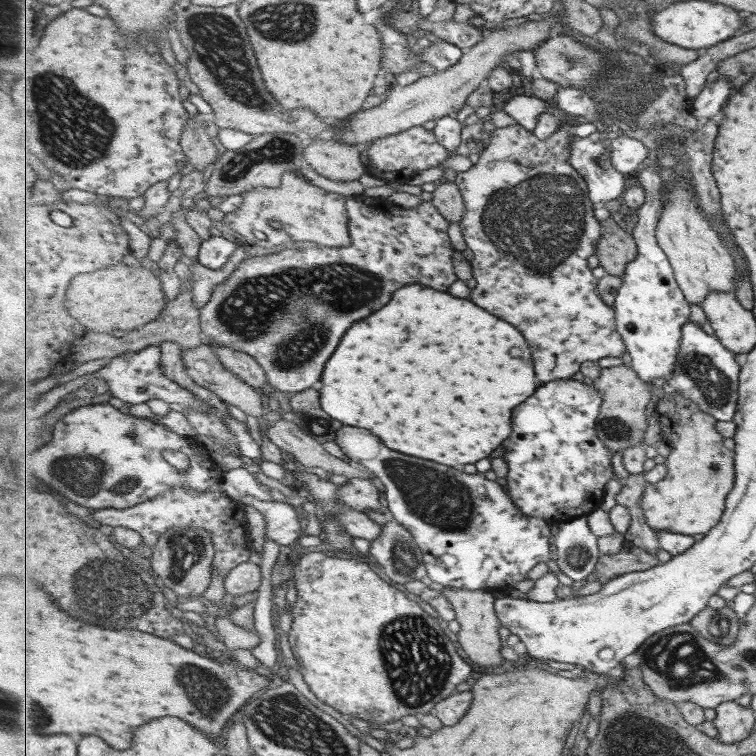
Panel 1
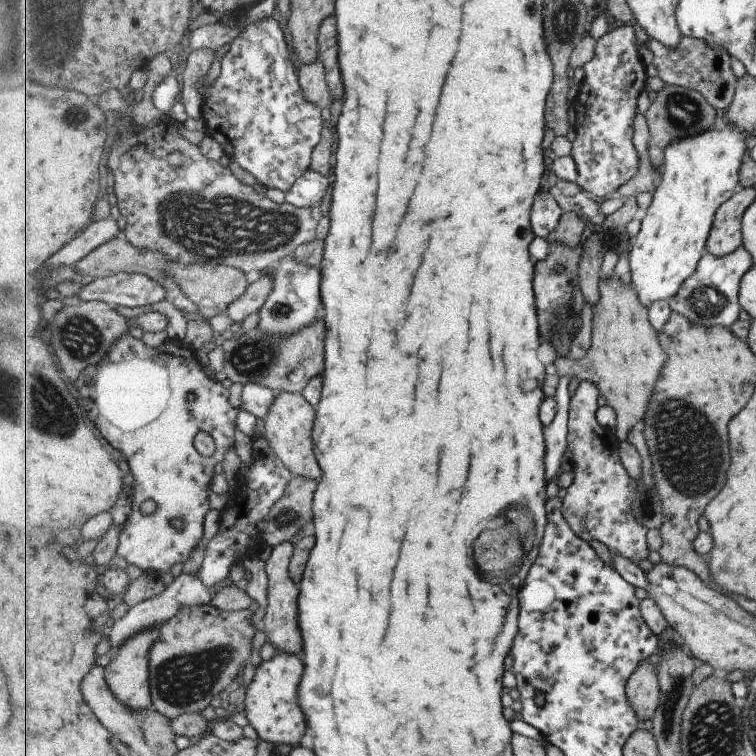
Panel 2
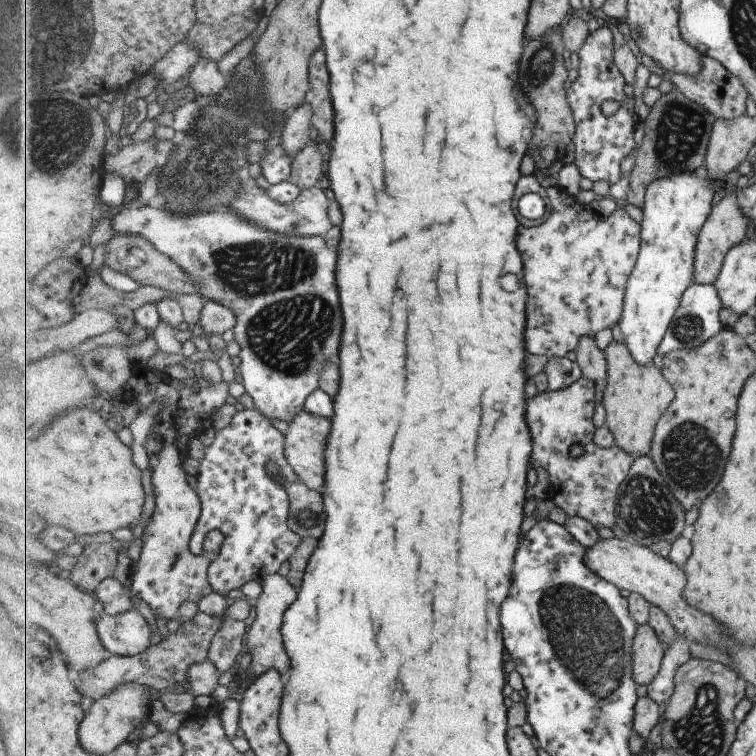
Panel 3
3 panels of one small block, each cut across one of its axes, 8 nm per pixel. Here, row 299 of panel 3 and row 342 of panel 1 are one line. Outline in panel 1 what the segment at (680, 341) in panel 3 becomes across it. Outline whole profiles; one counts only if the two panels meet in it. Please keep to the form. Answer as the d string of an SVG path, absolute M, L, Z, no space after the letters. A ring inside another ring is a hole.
M689 322L683 330L682 350L674 373L667 384L685 398L691 398L699 408L719 421L733 421L738 412L740 372L742 363L735 353L723 346L719 337L709 336L701 326Z

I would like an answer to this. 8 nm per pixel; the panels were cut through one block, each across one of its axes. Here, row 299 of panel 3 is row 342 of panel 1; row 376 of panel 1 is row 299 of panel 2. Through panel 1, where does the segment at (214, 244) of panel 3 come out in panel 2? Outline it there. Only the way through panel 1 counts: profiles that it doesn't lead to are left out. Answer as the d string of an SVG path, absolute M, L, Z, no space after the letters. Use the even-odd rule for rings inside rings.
M289 257L275 267L261 271L259 277L263 275L271 275L274 278L274 291L268 296L267 302L259 312L259 327L268 334L286 337L318 321L317 316L321 306L321 274L317 268Z

